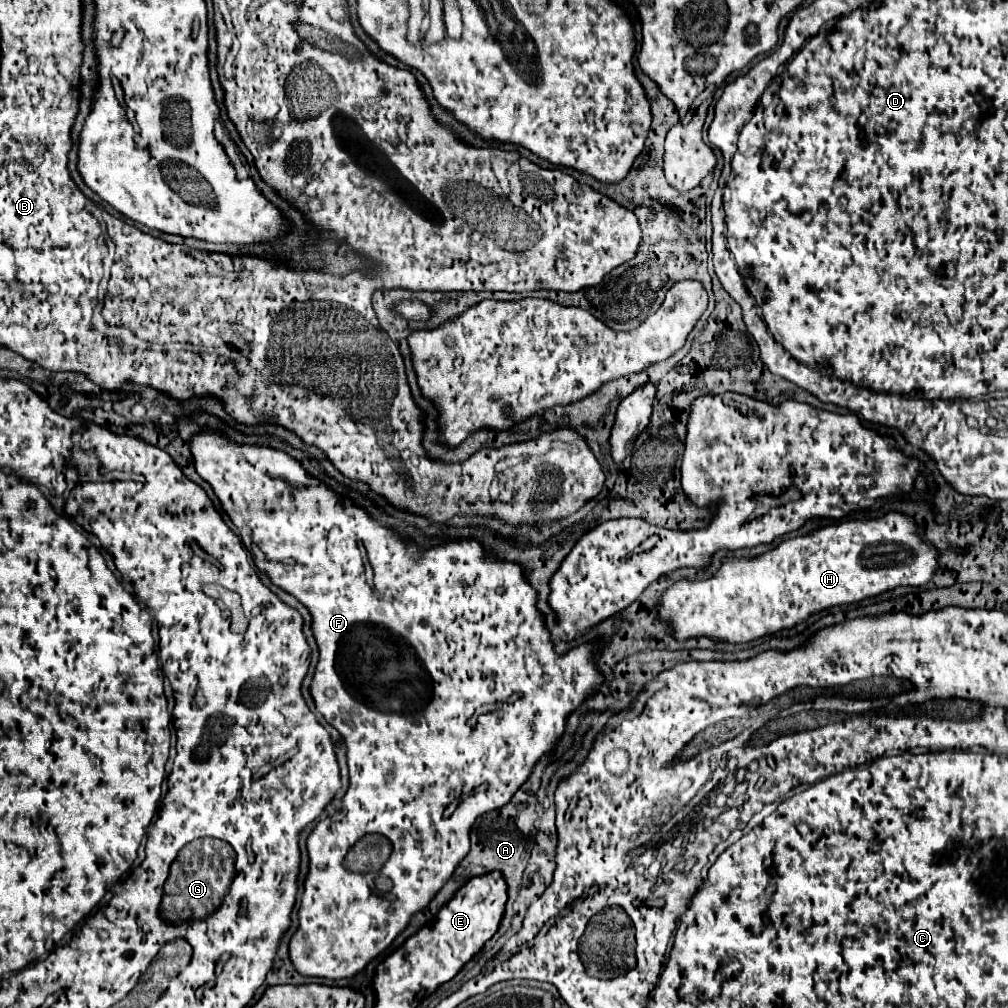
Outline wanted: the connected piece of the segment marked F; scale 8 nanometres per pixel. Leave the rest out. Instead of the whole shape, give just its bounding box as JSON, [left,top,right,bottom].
[191,431,603,979]

